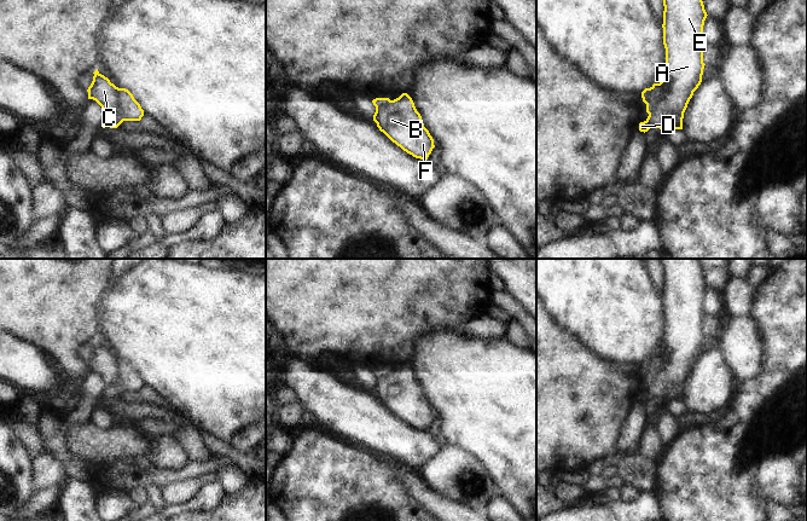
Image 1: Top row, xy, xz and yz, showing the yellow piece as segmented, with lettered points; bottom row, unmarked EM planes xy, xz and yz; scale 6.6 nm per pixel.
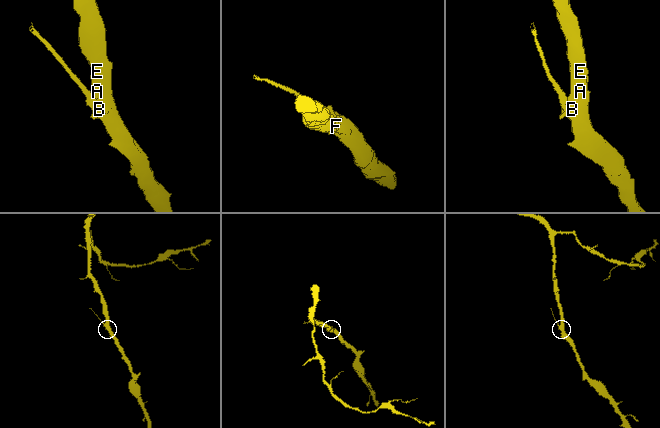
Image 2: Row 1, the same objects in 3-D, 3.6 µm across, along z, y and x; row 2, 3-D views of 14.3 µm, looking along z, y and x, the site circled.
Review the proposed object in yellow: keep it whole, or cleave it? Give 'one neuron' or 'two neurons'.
two neurons

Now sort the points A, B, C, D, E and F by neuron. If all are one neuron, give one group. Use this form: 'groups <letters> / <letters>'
groups A B D E F / C

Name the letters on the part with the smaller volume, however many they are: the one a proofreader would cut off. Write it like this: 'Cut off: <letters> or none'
Cut off: C

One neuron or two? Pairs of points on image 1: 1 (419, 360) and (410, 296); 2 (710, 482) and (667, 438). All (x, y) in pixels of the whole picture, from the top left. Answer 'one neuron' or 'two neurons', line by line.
1: two neurons
2: two neurons

